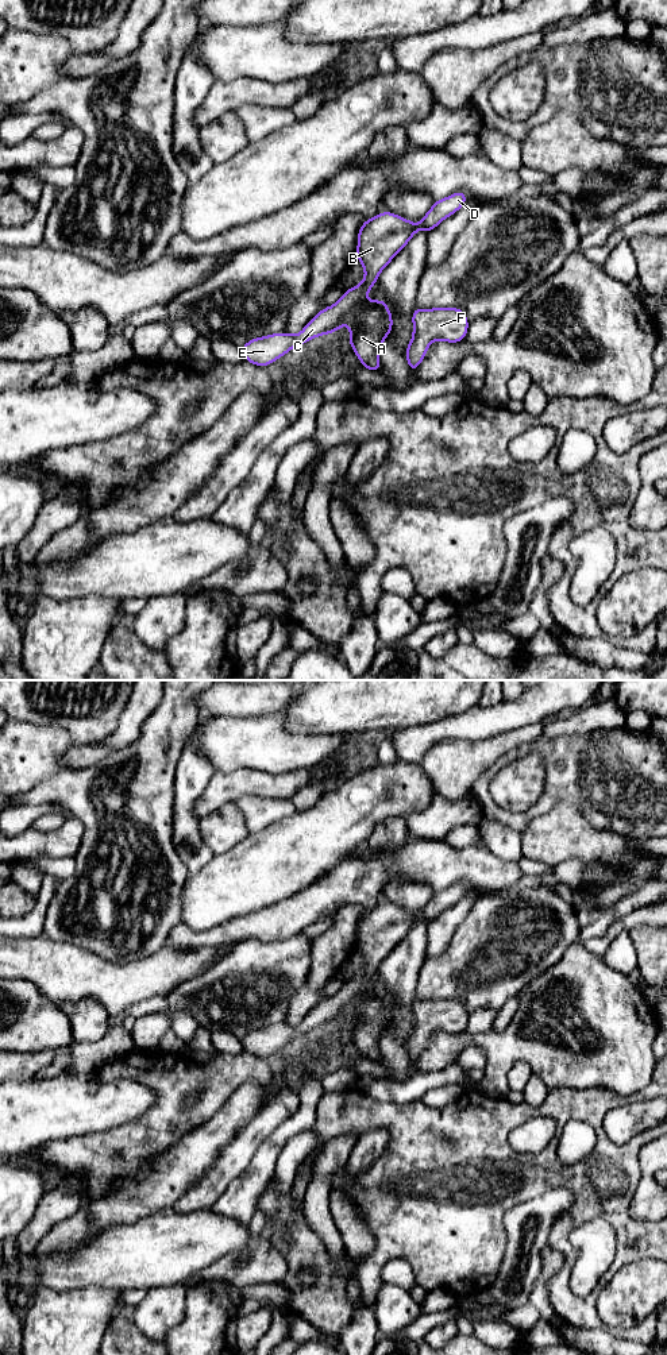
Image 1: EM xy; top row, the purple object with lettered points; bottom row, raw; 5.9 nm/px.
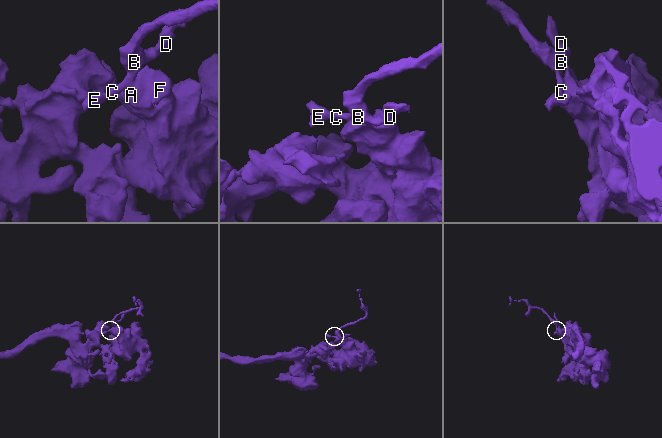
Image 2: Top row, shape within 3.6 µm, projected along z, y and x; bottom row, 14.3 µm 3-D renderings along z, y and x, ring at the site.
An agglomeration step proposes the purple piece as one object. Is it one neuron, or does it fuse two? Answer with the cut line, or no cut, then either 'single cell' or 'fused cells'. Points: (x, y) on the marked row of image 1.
cut xy (367, 301), (346, 321); fused cells

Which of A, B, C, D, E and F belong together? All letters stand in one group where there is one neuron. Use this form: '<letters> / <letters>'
A F / B C D E

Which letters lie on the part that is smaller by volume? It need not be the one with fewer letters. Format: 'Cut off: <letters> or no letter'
Cut off: B, C, D, E

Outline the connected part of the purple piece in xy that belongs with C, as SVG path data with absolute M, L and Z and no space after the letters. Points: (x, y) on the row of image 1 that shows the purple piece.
M459 190L446 198L436 200L417 225L389 211L366 219L358 231L355 255L363 265L365 279L359 285L344 290L336 304L321 309L298 335L282 332L248 340L240 347L243 359L265 368L294 347L324 333L335 333L369 302L366 296L377 283L381 271L409 243L412 236L419 229L429 233L443 220L458 212L467 198L469 196Z

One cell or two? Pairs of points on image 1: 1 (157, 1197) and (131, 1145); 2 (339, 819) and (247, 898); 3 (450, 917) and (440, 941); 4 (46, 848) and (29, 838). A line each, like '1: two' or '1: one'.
1: two
2: one
3: one
4: one

